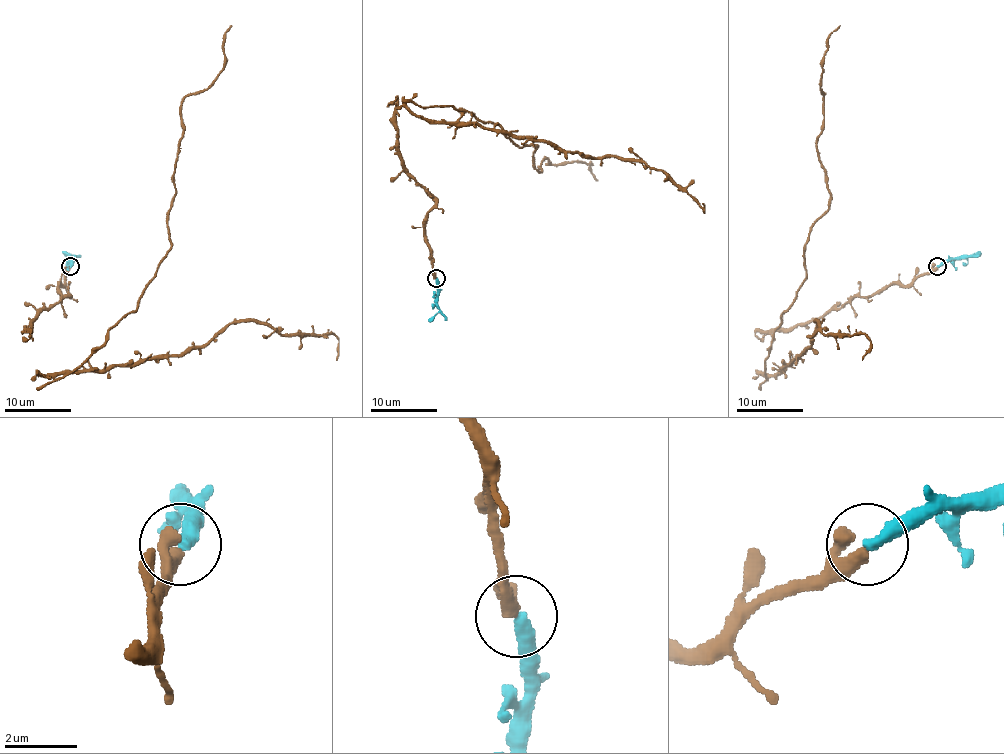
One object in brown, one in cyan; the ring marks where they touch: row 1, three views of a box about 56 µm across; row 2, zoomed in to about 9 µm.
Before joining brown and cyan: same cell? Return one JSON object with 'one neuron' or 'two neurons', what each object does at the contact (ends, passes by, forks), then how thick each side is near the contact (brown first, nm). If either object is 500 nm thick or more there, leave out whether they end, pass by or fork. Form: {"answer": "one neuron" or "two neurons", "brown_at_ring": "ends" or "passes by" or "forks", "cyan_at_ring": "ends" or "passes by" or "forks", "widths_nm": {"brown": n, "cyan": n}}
{"answer": "one neuron", "brown_at_ring": "passes by", "cyan_at_ring": "ends", "widths_nm": {"brown": 280, "cyan": 360}}

